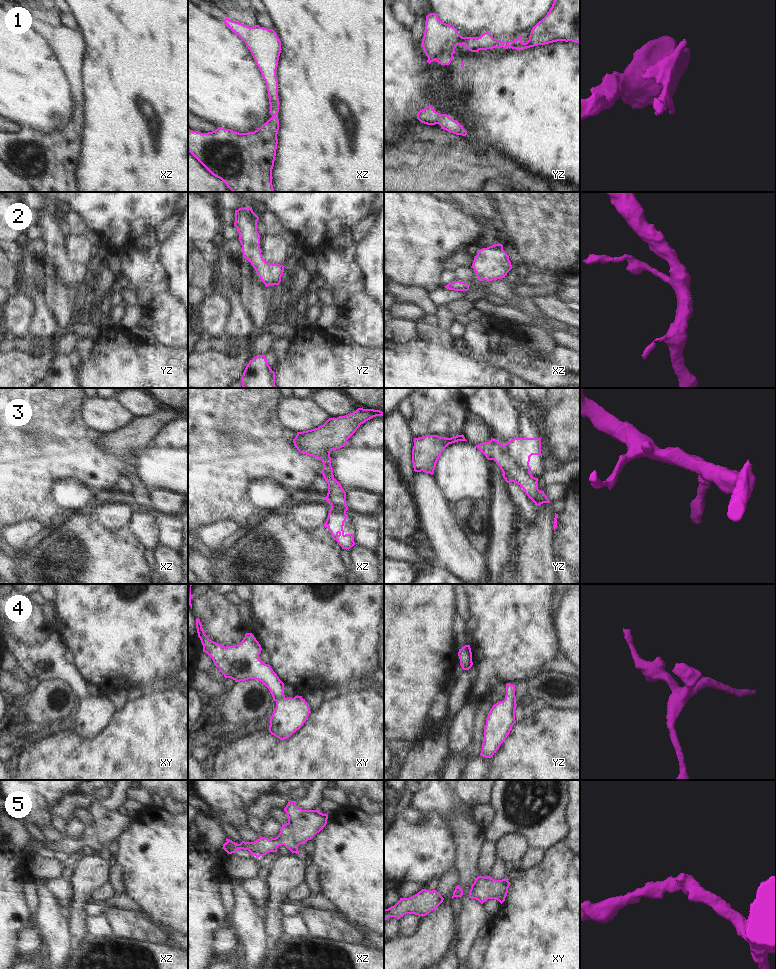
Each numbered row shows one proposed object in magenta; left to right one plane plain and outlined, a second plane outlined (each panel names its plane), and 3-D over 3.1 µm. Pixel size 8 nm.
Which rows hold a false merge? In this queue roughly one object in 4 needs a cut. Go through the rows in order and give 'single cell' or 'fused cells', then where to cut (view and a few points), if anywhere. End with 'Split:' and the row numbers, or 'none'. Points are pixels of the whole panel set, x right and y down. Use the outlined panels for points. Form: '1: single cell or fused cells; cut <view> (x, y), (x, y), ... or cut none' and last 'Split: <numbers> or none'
1: single cell; cut none
2: single cell; cut none
3: single cell; cut none
4: single cell; cut none
5: single cell; cut none
Split: none

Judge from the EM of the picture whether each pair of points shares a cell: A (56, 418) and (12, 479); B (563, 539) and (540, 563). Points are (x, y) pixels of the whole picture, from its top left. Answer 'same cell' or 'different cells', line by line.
A: same cell
B: different cells

